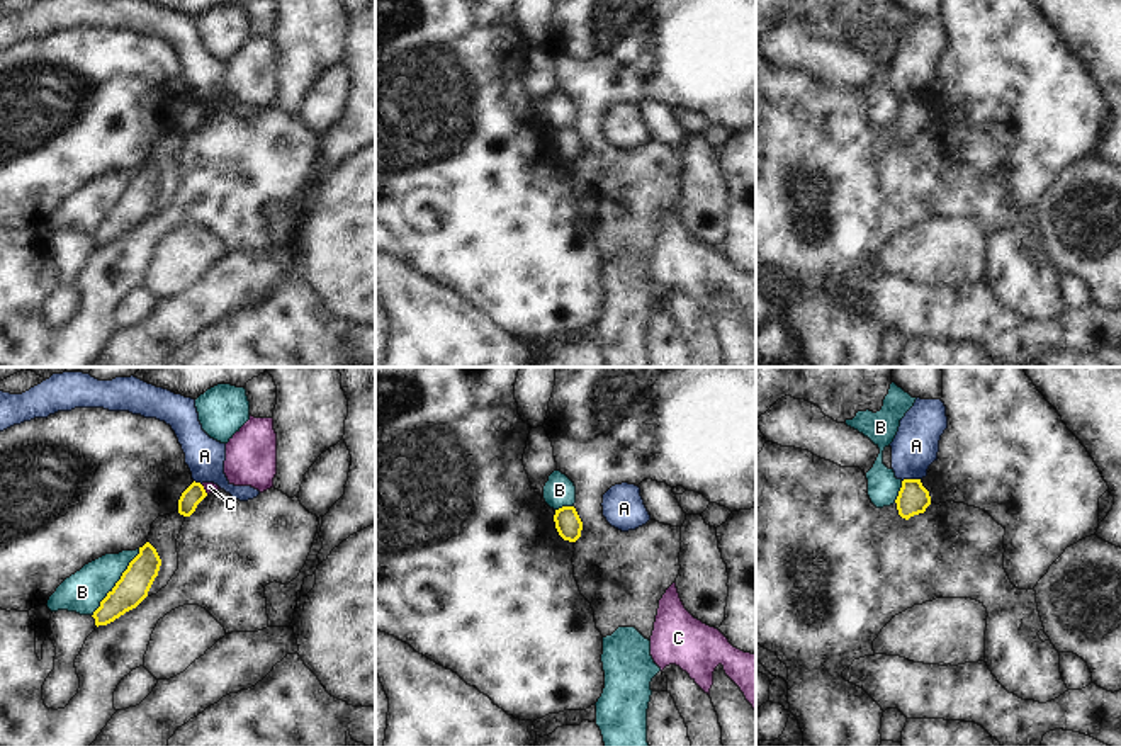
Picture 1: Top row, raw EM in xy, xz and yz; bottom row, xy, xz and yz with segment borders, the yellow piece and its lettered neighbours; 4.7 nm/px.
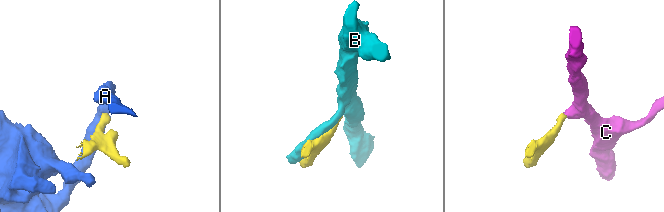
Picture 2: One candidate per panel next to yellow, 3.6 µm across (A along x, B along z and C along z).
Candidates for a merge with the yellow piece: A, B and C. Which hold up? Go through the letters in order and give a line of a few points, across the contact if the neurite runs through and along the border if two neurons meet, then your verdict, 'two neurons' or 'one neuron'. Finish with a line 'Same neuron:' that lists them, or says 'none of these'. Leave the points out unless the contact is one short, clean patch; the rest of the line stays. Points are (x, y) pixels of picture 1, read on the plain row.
A: line yz (919, 97), (906, 97), (902, 101); two neurons
B: two neurons
C: line xy (201, 104), (208, 113); two neurons
Same neuron: none of these

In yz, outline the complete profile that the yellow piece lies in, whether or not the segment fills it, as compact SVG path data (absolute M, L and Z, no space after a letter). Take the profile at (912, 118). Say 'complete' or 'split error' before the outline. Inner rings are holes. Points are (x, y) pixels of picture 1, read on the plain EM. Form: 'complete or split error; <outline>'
complete; M904 99L895 122L898 134L909 139L910 136L926 131L931 124L931 116L921 99Z

